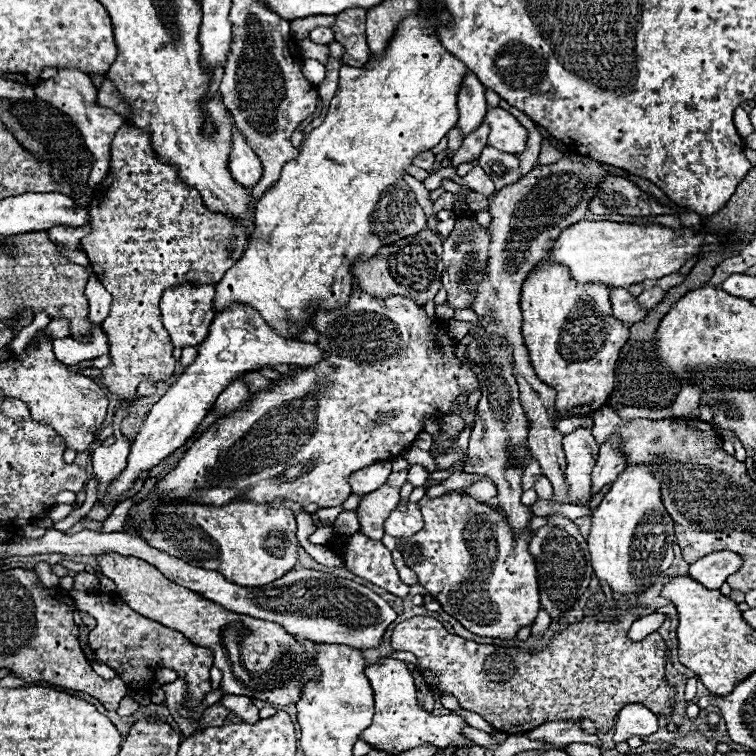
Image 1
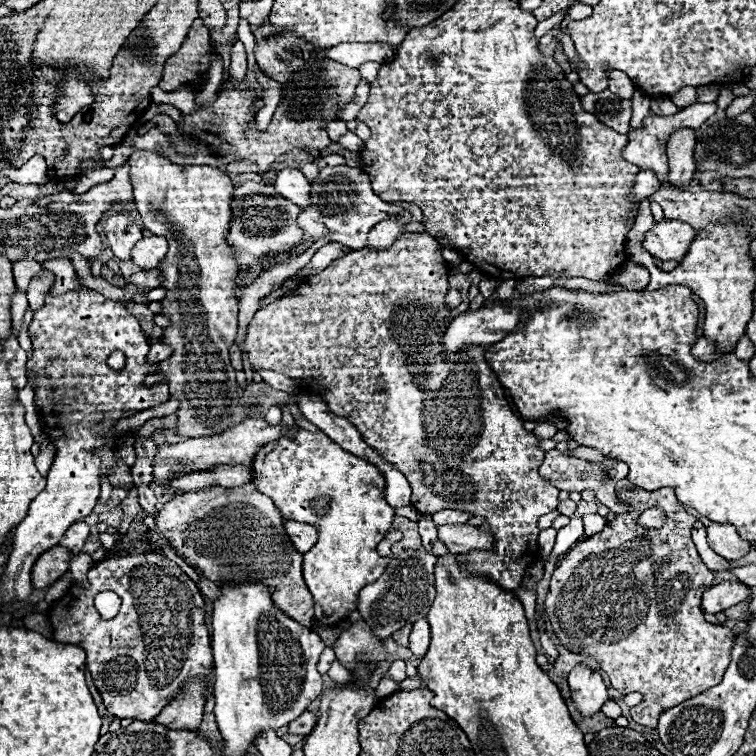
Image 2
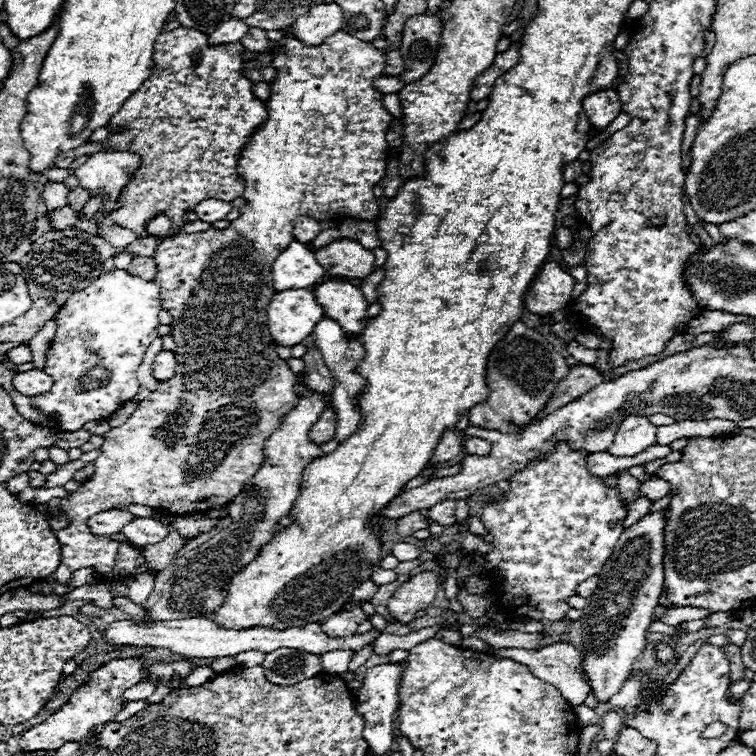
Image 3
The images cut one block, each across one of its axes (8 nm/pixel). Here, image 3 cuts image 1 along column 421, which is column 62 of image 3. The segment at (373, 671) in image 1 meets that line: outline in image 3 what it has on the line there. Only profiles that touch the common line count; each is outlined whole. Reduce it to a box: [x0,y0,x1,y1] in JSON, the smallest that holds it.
[20,658,146,752]

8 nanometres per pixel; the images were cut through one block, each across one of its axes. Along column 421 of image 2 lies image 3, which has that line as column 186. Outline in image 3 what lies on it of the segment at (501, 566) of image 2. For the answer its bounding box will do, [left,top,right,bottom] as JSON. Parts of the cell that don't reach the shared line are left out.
[54,28,392,586]

